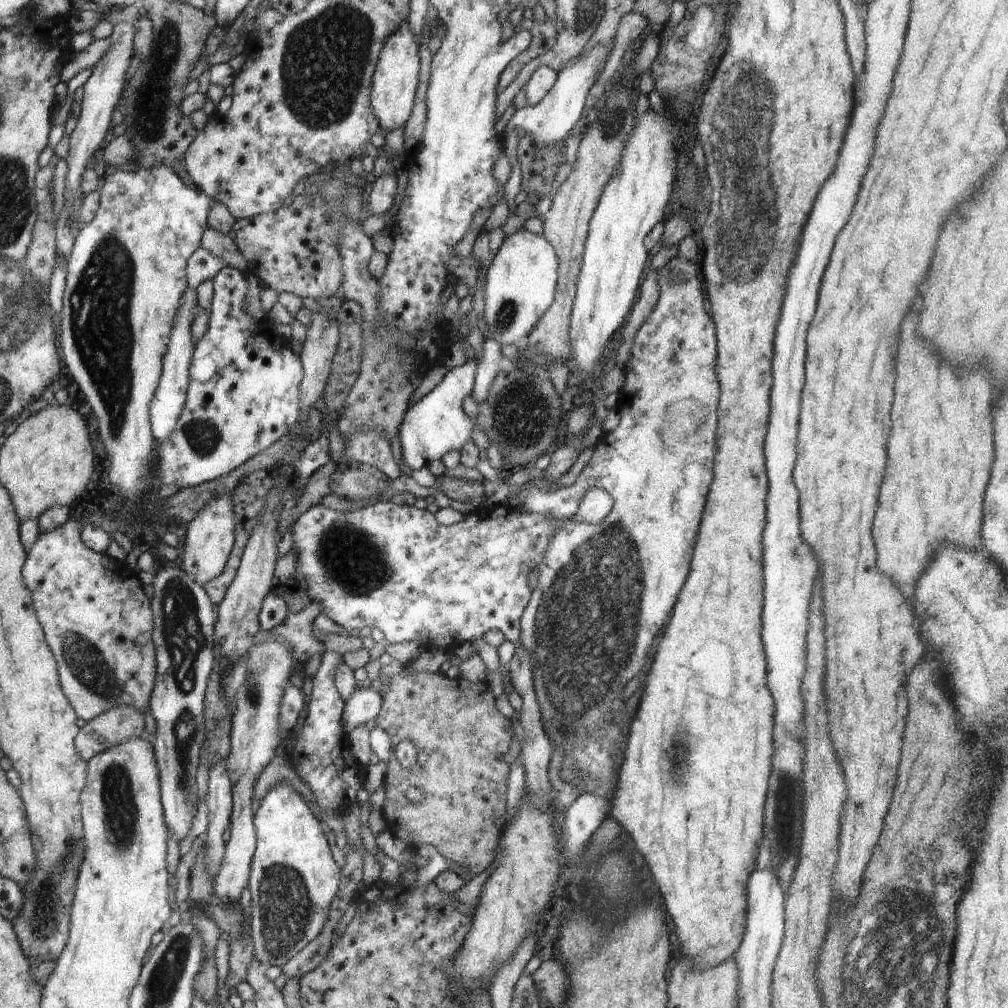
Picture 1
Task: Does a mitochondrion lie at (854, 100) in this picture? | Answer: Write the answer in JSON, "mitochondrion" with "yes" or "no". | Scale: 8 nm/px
{"mitochondrion":"no"}

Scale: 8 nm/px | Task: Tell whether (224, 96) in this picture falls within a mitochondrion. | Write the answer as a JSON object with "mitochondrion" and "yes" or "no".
{"mitochondrion":"no"}

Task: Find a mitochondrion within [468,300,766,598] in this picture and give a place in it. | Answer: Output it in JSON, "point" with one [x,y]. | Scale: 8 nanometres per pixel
{"point":[520,416]}

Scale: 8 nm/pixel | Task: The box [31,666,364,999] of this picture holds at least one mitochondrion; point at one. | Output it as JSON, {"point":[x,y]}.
{"point":[285,903]}

